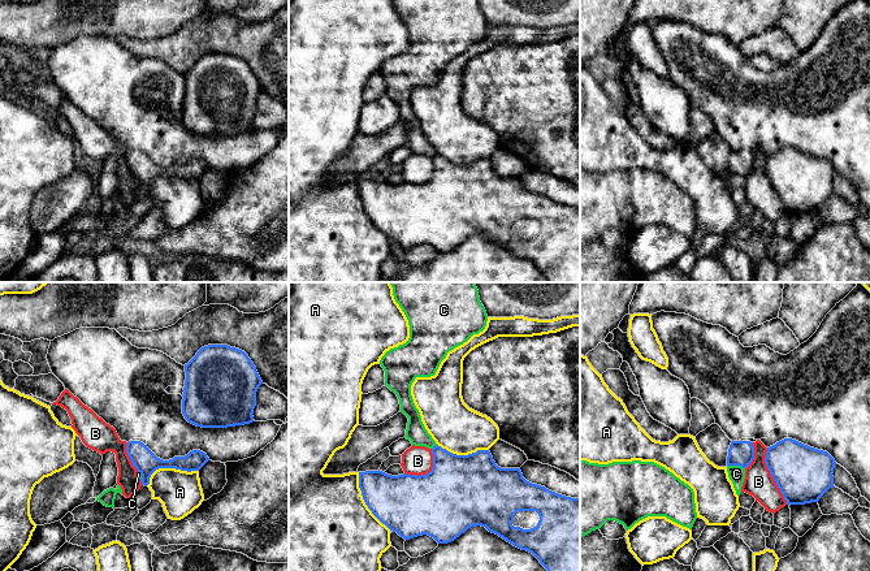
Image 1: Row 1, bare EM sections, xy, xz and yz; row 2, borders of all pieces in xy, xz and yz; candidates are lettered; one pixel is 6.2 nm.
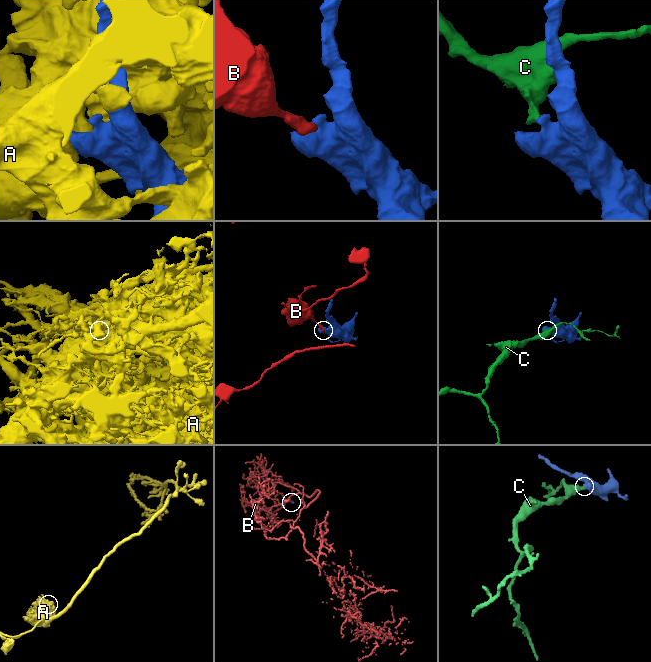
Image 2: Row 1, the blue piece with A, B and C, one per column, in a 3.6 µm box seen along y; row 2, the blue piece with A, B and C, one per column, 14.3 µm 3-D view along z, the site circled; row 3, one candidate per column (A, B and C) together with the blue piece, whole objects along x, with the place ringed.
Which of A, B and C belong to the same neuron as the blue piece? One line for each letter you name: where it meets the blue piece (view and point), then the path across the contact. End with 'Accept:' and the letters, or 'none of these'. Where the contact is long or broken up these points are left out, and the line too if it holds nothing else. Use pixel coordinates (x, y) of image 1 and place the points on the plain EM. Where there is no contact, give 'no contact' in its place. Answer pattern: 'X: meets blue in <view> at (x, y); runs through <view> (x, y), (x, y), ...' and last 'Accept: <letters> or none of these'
Accept: none of these

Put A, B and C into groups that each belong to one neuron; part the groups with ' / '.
A / B / C

